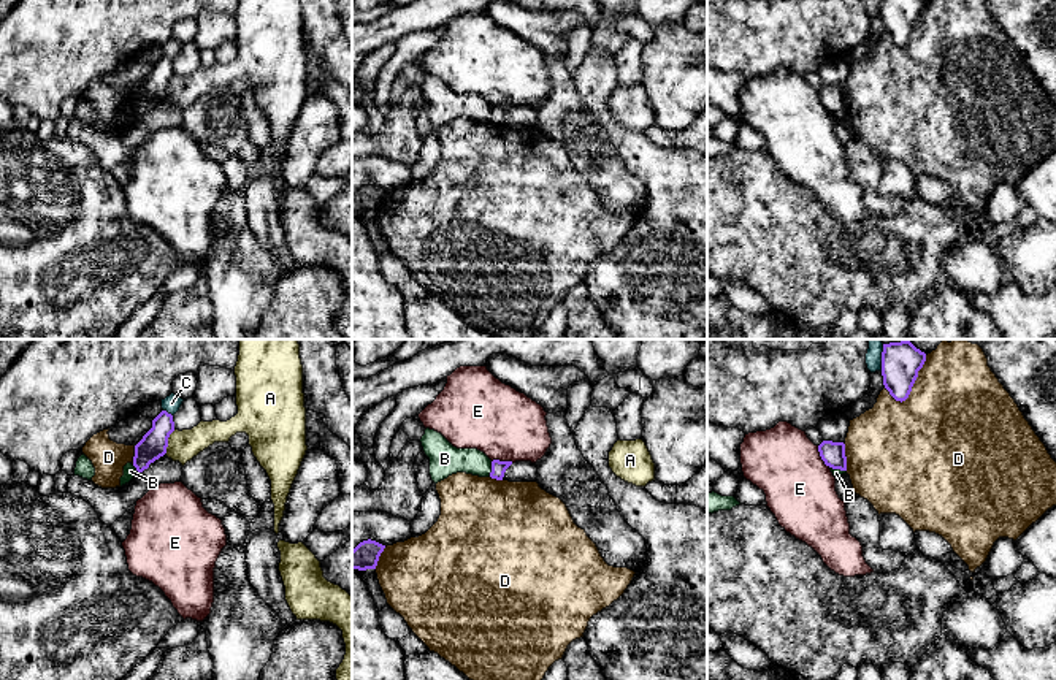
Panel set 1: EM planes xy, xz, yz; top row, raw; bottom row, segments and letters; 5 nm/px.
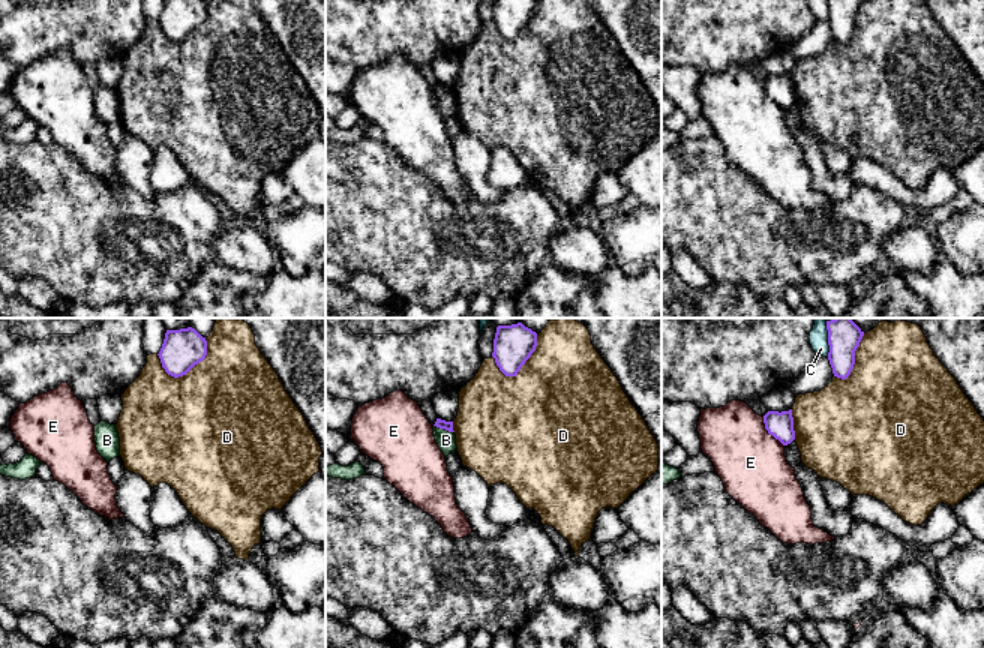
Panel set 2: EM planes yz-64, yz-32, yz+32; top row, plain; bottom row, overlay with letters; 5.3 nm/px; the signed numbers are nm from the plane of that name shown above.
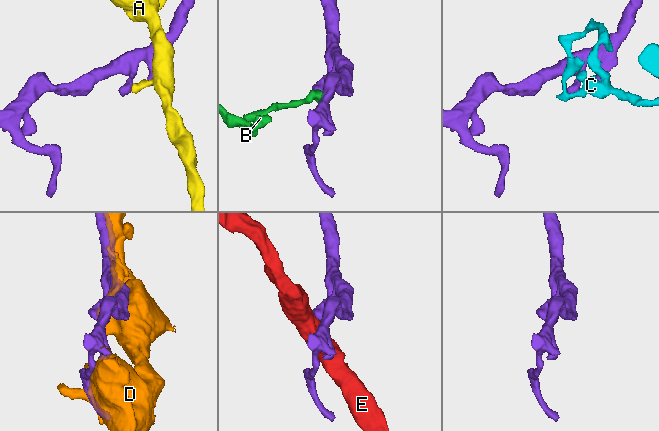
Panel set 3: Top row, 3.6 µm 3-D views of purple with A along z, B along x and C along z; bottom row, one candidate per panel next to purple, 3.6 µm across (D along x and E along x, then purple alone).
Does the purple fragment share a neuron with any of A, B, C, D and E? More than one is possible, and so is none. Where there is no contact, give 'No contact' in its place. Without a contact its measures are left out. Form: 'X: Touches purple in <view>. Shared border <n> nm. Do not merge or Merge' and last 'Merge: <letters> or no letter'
A: Touches purple in xy. Shared border 140 nm. Do not merge
B: Touches purple in xz. Shared border 80 nm. Do not merge
C: Touches purple in xy. Shared border 60 nm. Do not merge
D: Touches purple in yz. Shared border 280 nm. Do not merge
E: Touches purple in yz. Shared border 130 nm. Do not merge
Merge: no letter

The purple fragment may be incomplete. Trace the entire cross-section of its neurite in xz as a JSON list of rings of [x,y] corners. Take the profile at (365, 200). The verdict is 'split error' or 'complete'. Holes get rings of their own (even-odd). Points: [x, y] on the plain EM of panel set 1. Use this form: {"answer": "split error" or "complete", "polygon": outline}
{"answer": "complete", "polygon": [[[363,185],[352,195],[352,214],[366,216],[376,214],[381,198],[385,190],[376,185]]]}

